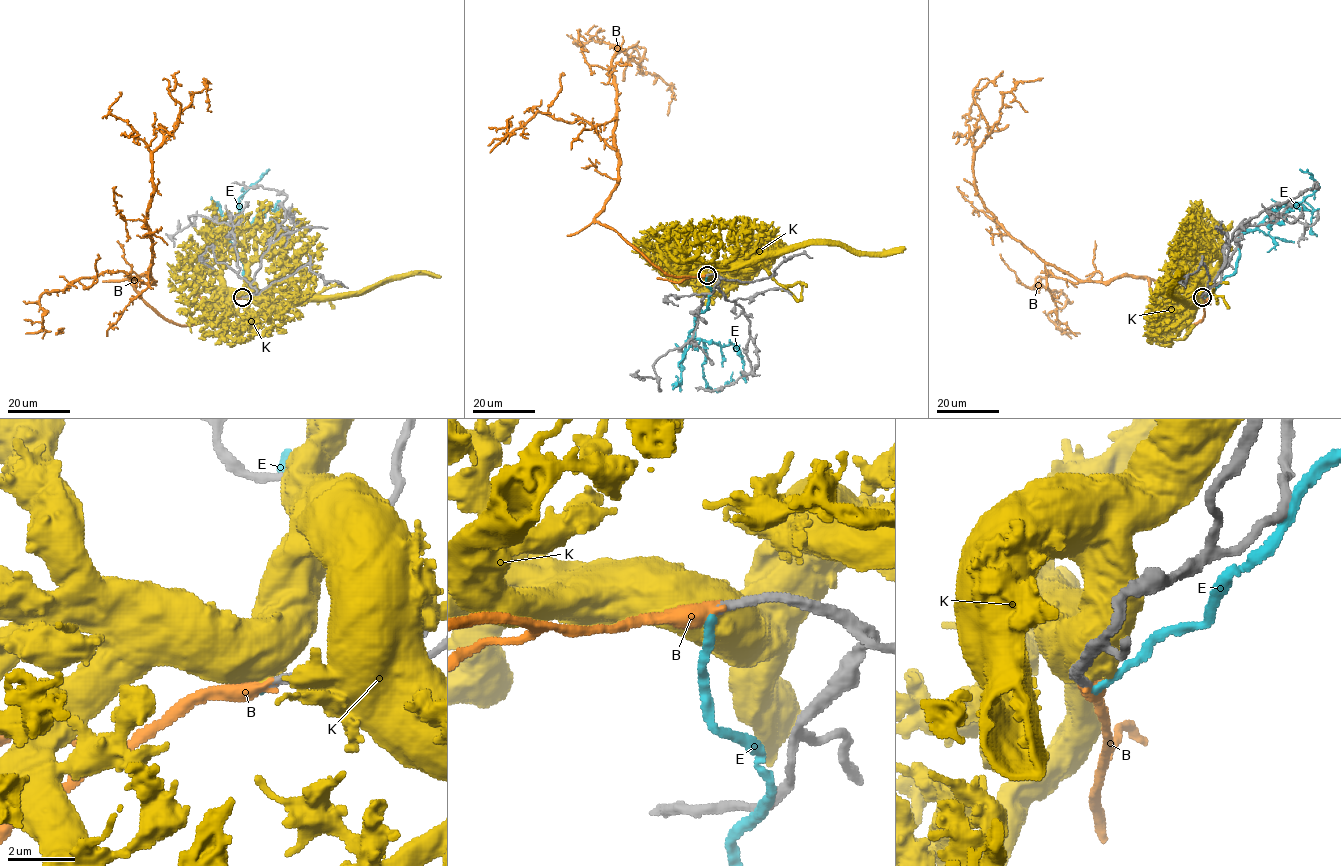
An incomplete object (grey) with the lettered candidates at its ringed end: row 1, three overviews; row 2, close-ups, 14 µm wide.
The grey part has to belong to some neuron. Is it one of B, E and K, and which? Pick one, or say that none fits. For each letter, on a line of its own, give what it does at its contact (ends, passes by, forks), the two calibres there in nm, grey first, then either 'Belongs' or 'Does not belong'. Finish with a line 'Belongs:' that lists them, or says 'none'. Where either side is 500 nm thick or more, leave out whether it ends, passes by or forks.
B: It ends there. Thickness 280 nm (grey) against 340 nm. Belongs
E: It ends there. Thickness 260 nm (grey) against 220 nm. Does not belong
K: Thickness 280 nm (grey) against 800 nm. Does not belong
Belongs: B

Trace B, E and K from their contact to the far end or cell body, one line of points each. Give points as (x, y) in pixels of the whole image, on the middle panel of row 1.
B: (707, 275), (671, 276), (595, 219), (618, 183), (610, 69), (617, 45), (642, 72), (669, 85), (668, 115)
E: (707, 276), (708, 308), (690, 333), (704, 343), (703, 377), (712, 390), (730, 381), (732, 372)
K: (707, 275), (726, 266), (747, 264), (809, 244), (838, 244), (852, 251), (881, 254), (899, 252), (904, 247)

